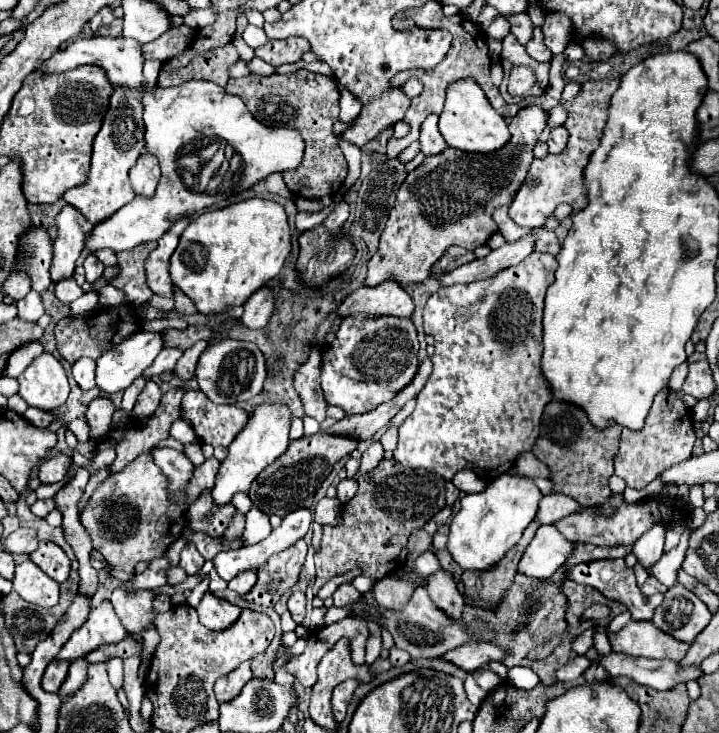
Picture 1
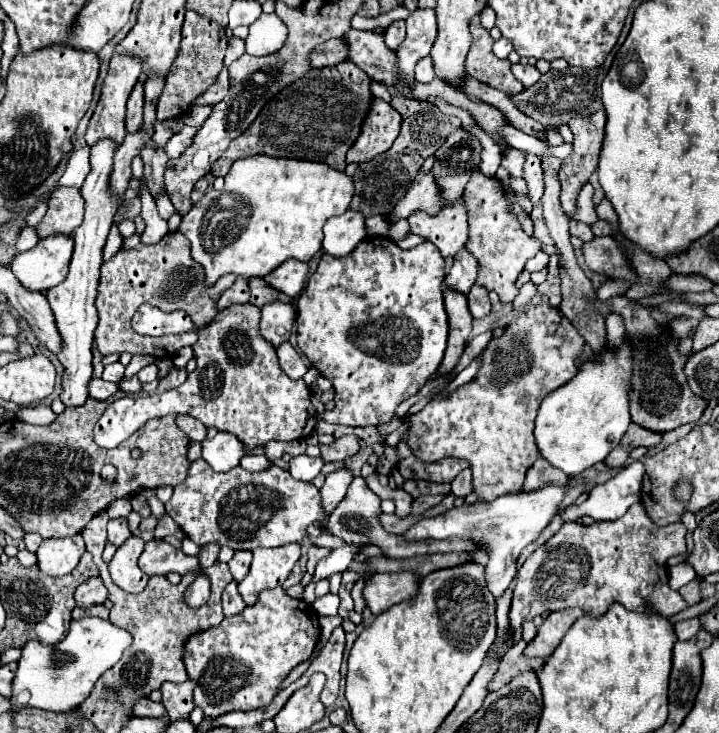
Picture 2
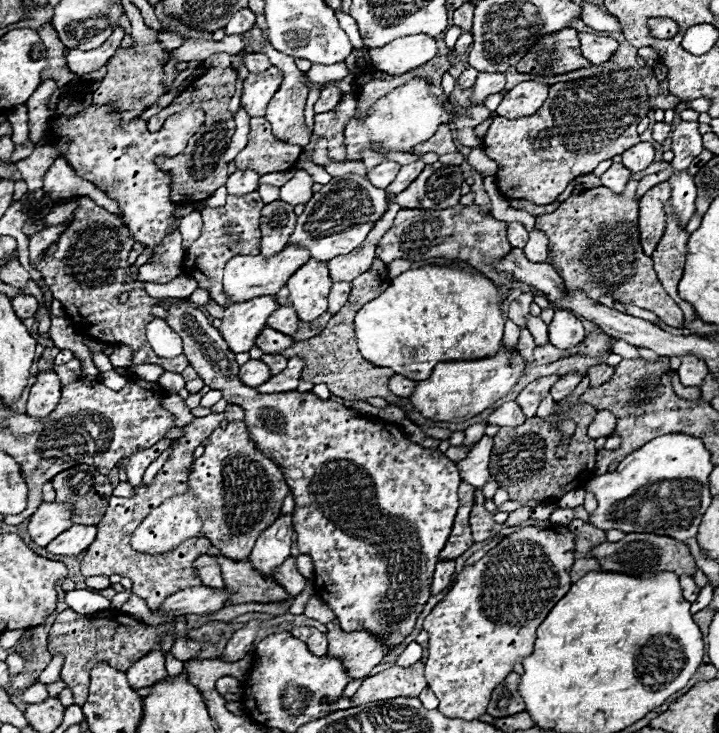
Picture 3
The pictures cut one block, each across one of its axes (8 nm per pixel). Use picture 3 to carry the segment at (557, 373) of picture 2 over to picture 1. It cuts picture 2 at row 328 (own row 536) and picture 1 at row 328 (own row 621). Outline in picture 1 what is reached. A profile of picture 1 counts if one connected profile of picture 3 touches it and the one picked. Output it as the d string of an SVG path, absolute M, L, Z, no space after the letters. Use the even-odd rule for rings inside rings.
M530 254L518 266L510 266L482 282L440 288L424 306L424 330L436 340L434 370L416 398L416 410L398 428L400 440L394 460L406 468L426 468L444 480L460 470L474 470L486 482L506 474L518 454L528 452L538 434L540 418L552 400L552 388L542 374L542 314L544 296L554 282L558 260L552 254Z

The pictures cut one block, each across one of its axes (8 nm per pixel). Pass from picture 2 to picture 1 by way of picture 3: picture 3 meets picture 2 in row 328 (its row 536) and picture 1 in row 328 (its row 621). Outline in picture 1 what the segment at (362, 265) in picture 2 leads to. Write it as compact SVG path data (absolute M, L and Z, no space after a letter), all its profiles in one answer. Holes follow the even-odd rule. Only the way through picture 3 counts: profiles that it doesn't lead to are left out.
M354 314L342 318L336 342L322 350L322 392L328 404L342 408L348 416L352 414L366 414L388 402L402 390L418 370L418 332L410 318L396 318L396 316L368 316L368 314Z

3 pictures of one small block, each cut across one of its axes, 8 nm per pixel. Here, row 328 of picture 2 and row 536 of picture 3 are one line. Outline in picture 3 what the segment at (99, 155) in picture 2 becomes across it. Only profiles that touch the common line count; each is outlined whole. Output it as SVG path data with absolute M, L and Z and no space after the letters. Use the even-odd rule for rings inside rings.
M74 524L64 534L54 538L54 542L50 542L46 548L48 552L58 556L78 556L94 542L94 538L96 538L96 526Z

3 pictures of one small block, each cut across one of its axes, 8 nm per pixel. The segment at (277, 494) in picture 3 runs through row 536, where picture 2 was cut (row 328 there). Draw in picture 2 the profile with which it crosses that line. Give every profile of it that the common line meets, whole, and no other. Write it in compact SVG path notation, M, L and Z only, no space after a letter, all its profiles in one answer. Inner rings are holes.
M144 304L138 308L138 312L132 318L132 330L136 334L146 336L164 336L164 334L176 334L176 332L188 332L194 324L190 316L184 310L176 312L162 312L150 304ZM234 304L226 308L224 312L218 312L214 322L210 322L206 328L198 330L198 342L194 344L194 358L198 362L196 370L188 374L186 382L174 390L168 390L164 394L148 394L148 396L126 396L116 402L112 402L102 418L98 420L94 428L94 442L102 448L116 448L120 442L124 442L128 436L132 436L146 420L160 418L166 414L188 414L196 420L200 420L206 428L218 428L222 432L230 432L236 438L240 438L242 446L248 448L262 448L270 440L302 440L310 436L316 428L318 416L310 402L312 392L304 384L304 380L292 380L286 376L286 372L278 364L278 356L274 346L270 346L258 332L260 322L260 310L250 304Z

